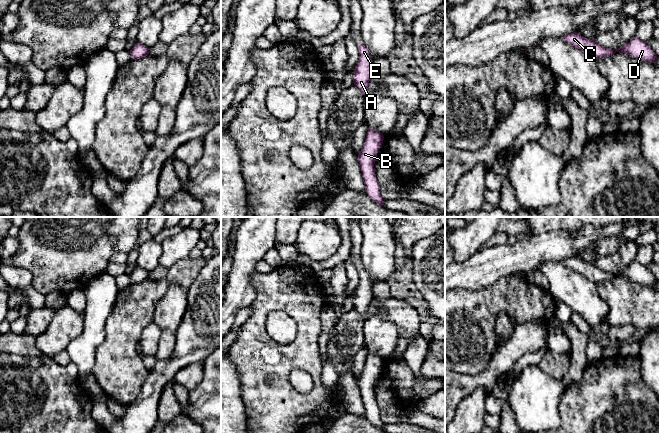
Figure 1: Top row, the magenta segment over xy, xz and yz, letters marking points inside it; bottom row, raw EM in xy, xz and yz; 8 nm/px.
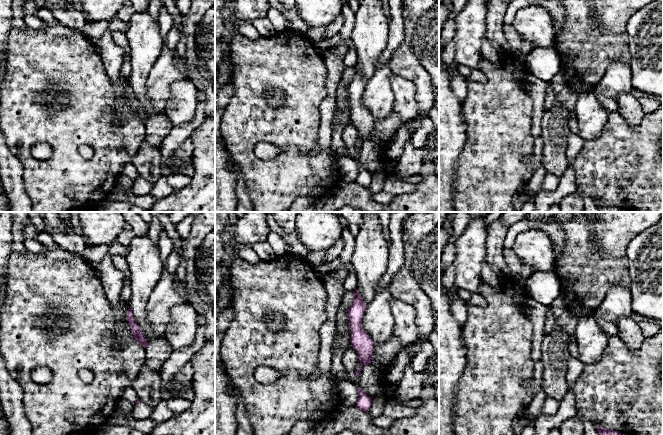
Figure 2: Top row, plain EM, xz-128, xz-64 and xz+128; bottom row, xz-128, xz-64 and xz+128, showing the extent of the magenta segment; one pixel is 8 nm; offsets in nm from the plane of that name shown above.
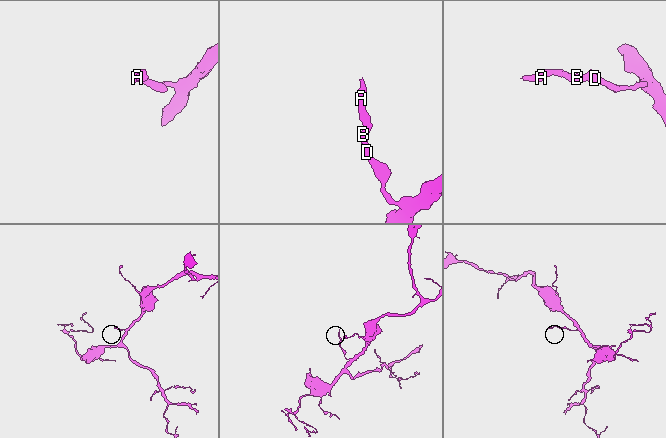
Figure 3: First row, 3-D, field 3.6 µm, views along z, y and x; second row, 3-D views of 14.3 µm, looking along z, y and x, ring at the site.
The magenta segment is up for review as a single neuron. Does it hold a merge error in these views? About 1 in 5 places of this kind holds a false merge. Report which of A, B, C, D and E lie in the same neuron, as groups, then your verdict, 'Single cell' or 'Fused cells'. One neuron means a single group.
Groups: A B C D E. Single cell

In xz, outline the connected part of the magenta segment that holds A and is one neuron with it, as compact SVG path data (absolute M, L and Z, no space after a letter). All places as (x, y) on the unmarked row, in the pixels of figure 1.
M362 268L357 269L359 275L359 285L353 295L353 307L356 309L364 320L368 318L368 309L374 300L372 293L372 283L368 273Z

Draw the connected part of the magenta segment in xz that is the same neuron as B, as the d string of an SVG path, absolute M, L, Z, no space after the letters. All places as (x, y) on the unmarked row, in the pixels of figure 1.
M368 352L364 369L358 378L358 387L365 408L365 416L380 430L383 430L383 422L380 418L380 410L376 402L374 387L383 364L383 358Z

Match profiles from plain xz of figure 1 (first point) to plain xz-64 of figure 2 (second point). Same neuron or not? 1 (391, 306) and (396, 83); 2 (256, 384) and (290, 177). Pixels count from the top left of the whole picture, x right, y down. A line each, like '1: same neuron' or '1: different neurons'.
1: same neuron
2: same neuron

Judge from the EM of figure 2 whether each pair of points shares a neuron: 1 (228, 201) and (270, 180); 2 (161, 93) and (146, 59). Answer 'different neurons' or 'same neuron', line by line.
1: different neurons
2: different neurons

